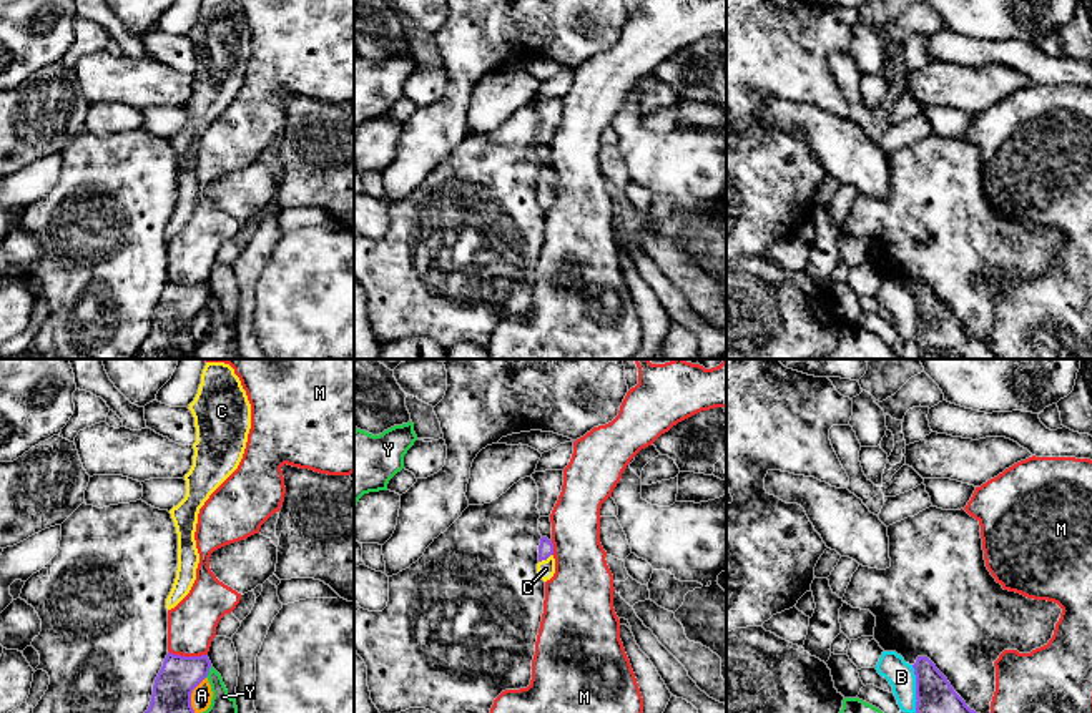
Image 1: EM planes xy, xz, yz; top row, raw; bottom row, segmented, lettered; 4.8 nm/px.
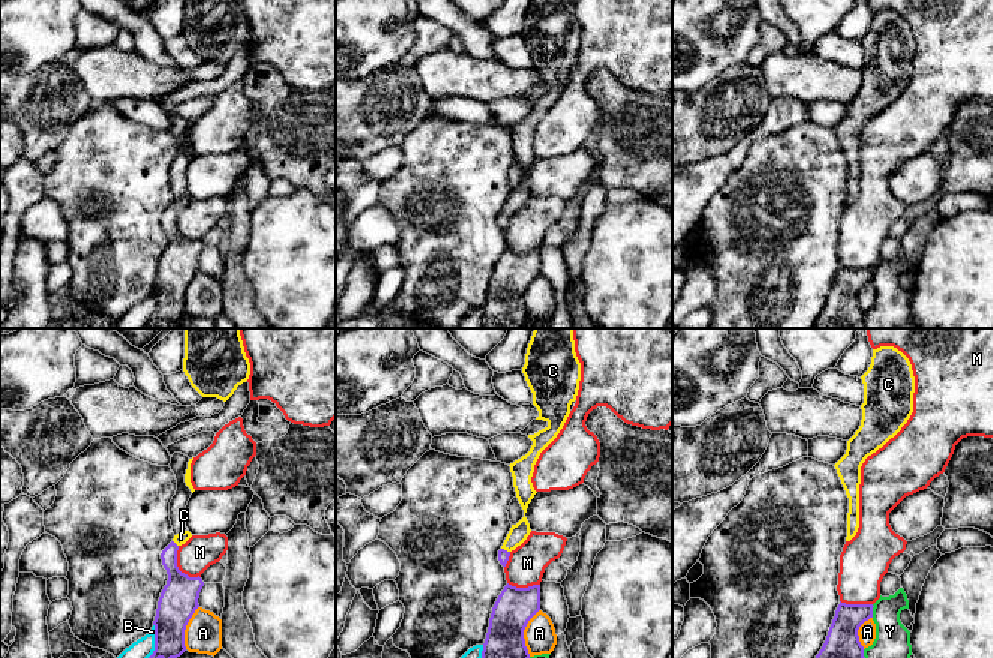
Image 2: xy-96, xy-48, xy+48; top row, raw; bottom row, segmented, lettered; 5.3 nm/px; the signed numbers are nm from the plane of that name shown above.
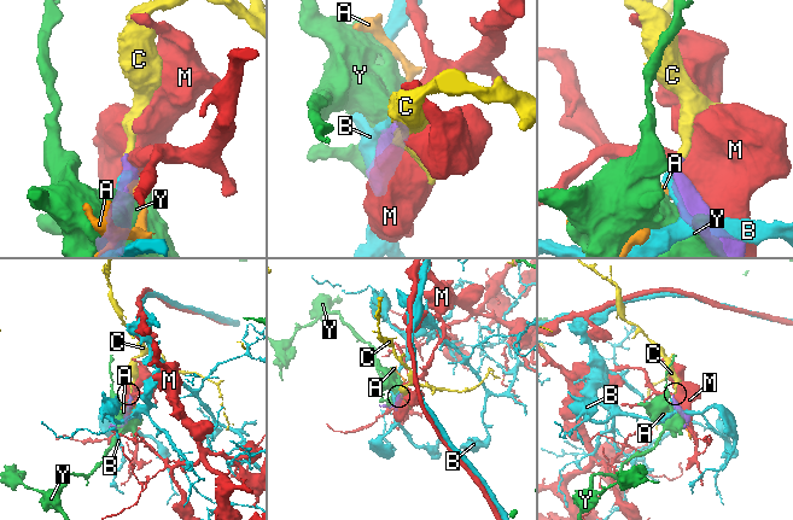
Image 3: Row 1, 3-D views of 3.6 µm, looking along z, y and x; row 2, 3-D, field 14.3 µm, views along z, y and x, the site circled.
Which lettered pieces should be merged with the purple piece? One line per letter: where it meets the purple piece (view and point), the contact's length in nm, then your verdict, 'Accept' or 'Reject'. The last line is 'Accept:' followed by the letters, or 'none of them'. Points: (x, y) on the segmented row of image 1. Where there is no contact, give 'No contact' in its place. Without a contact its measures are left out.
A: Touches purple at xy (190, 695). Shared border 190 nm. Reject
B: Touches purple at yz (916, 688). Shared border 240 nm. Reject
C: Touches purple at xz (544, 559). Shared border 80 nm. Accept
M: Touches purple at xy (188, 657). Shared border 190 nm. Reject
Y: Touches purple at xy (208, 672). Shared border 70 nm. Reject
Accept: C

